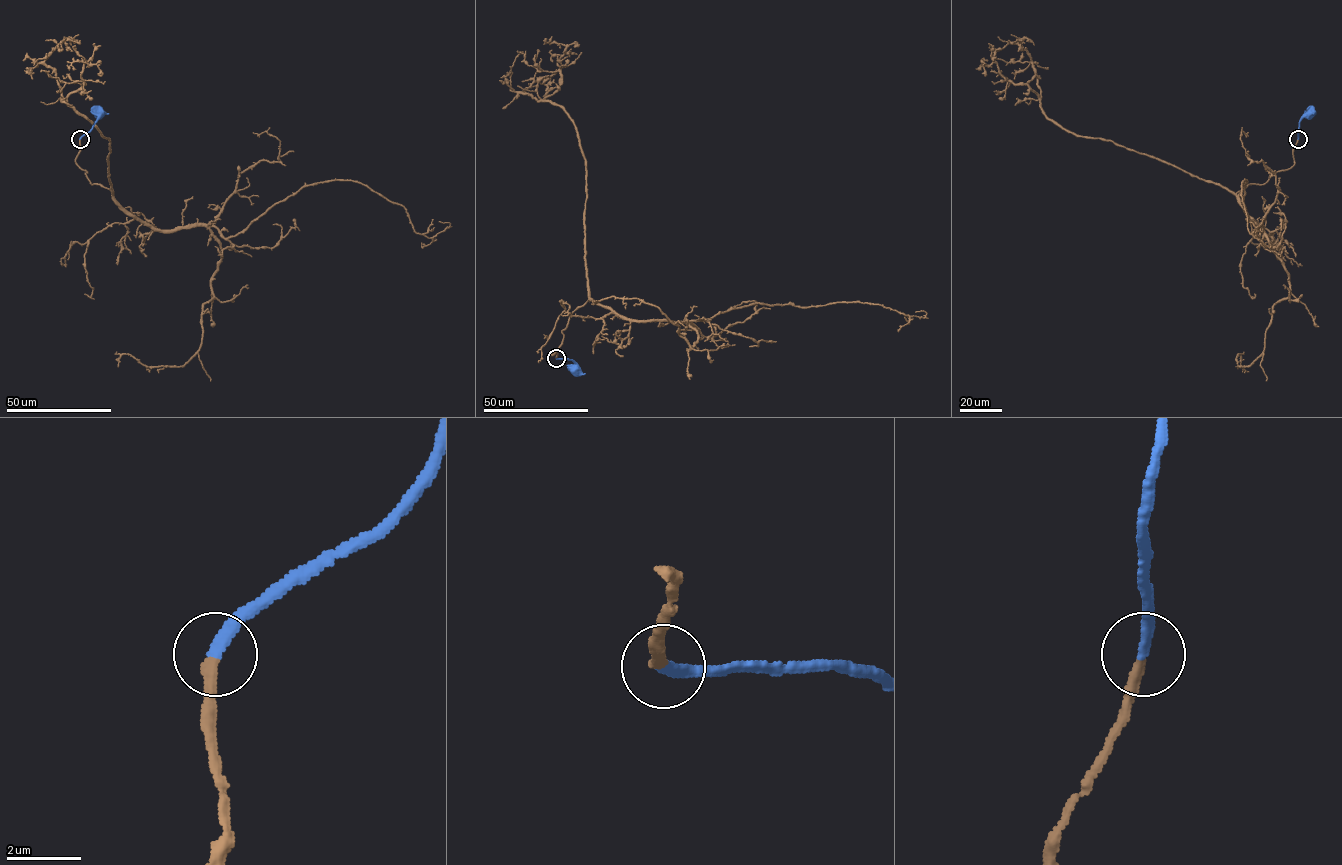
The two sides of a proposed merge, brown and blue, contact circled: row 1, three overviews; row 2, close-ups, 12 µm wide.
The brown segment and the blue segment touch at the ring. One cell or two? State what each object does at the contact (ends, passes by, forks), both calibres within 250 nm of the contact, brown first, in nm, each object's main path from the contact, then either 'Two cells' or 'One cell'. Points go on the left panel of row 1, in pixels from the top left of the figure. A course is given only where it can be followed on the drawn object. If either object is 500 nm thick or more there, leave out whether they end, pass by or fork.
At the ring brown ends. At the ring blue ends. Thickness 300 nm (brown) against 320 nm. Course of brown: (80, 139), (92, 184), (164, 230), (234, 237), (335, 180), (401, 204), (429, 238), (439, 221). Course of blue: (80, 139), (90, 130), (100, 112). One cell

